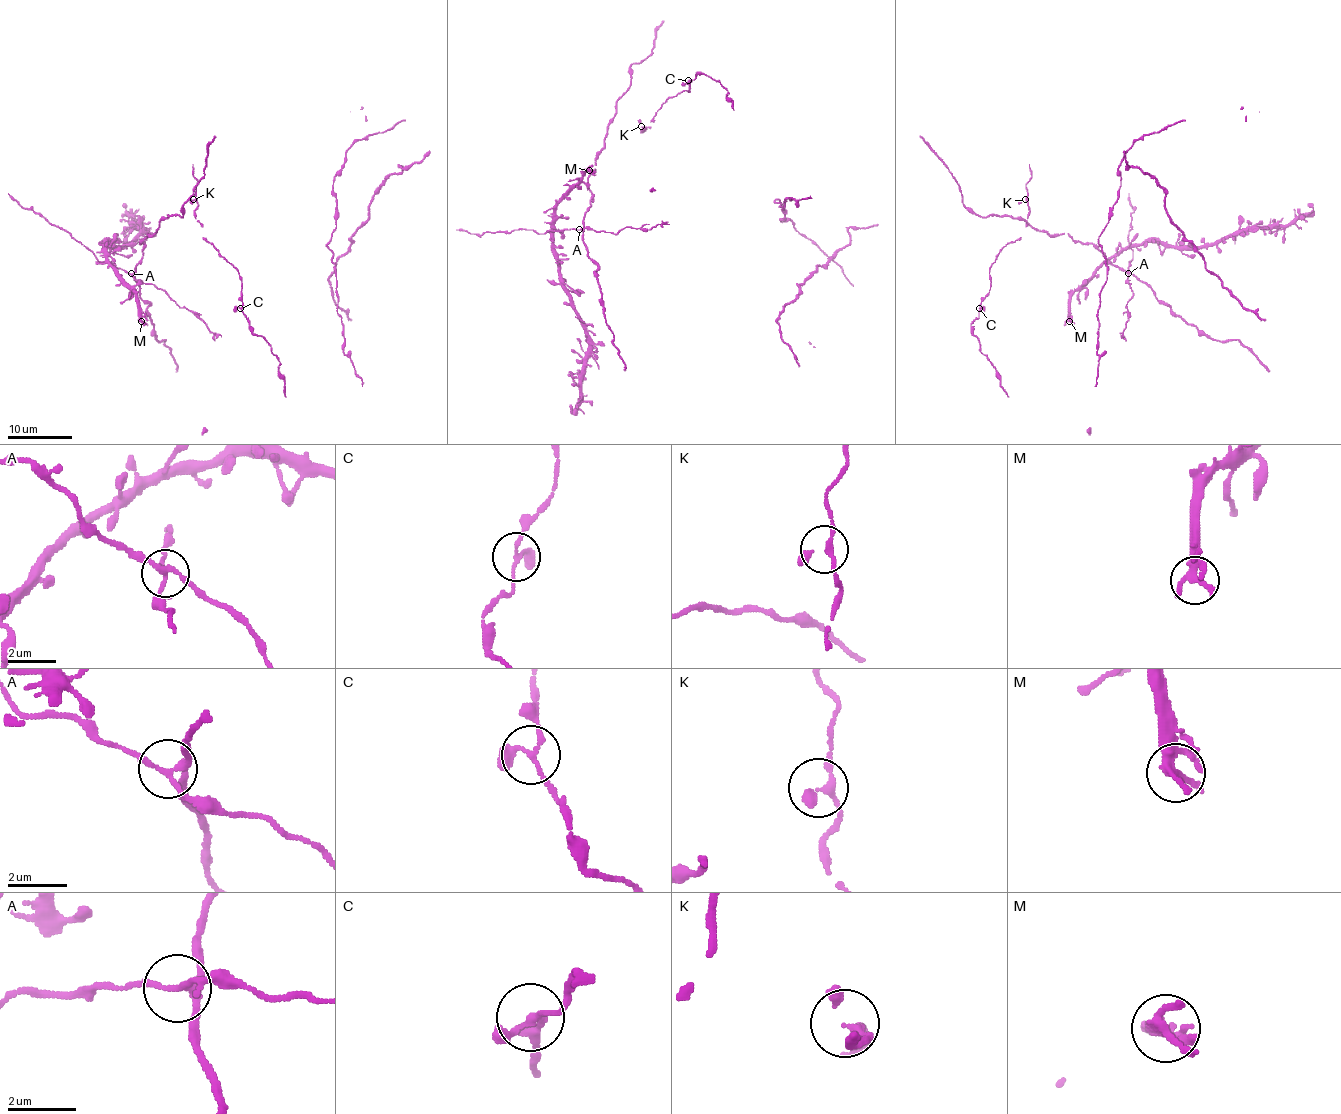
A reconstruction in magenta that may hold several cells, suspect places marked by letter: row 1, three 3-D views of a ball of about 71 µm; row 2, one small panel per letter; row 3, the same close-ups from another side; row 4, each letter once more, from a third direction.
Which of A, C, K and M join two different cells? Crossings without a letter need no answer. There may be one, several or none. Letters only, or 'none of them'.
A

